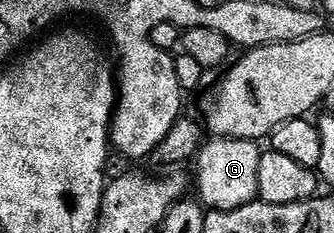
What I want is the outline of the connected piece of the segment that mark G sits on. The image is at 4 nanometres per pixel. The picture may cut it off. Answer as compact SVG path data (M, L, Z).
M212 137L195 156L194 187L200 190L198 199L208 211L233 211L258 199L258 165L262 147L251 139L221 139Z

